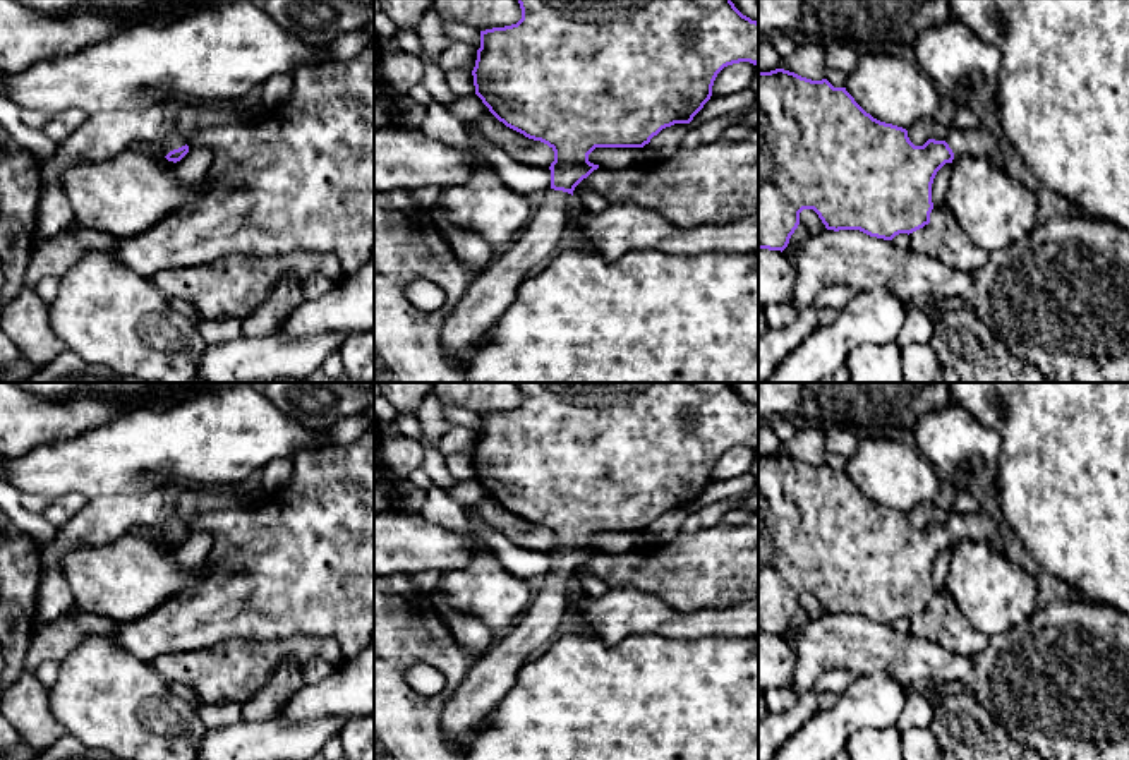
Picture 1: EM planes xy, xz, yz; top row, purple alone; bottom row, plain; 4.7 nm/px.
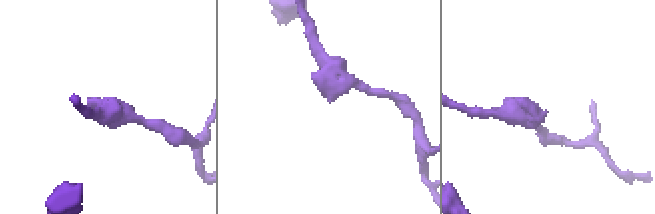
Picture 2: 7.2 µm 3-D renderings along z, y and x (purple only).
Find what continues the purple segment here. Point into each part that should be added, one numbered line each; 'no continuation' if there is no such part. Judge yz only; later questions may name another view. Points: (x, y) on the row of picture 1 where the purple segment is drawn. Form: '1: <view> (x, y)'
1: yz (980, 143)

